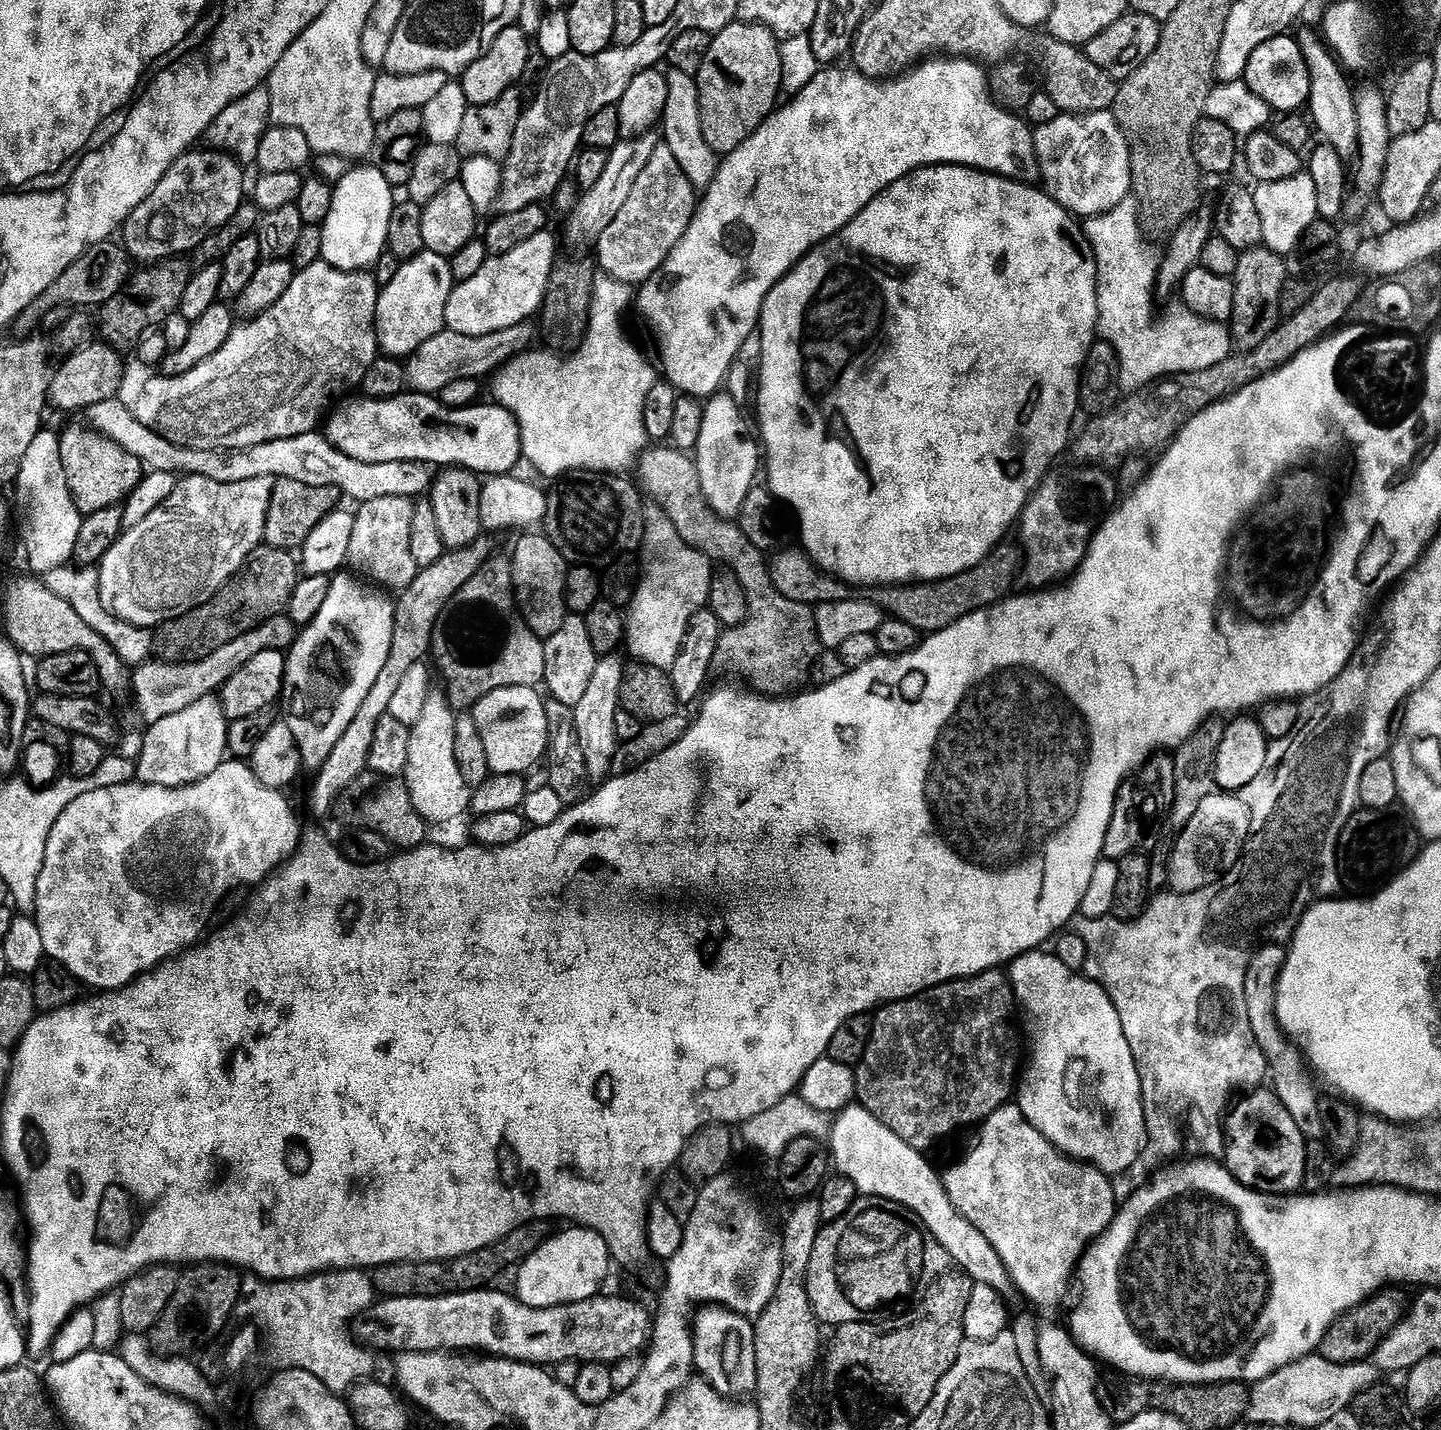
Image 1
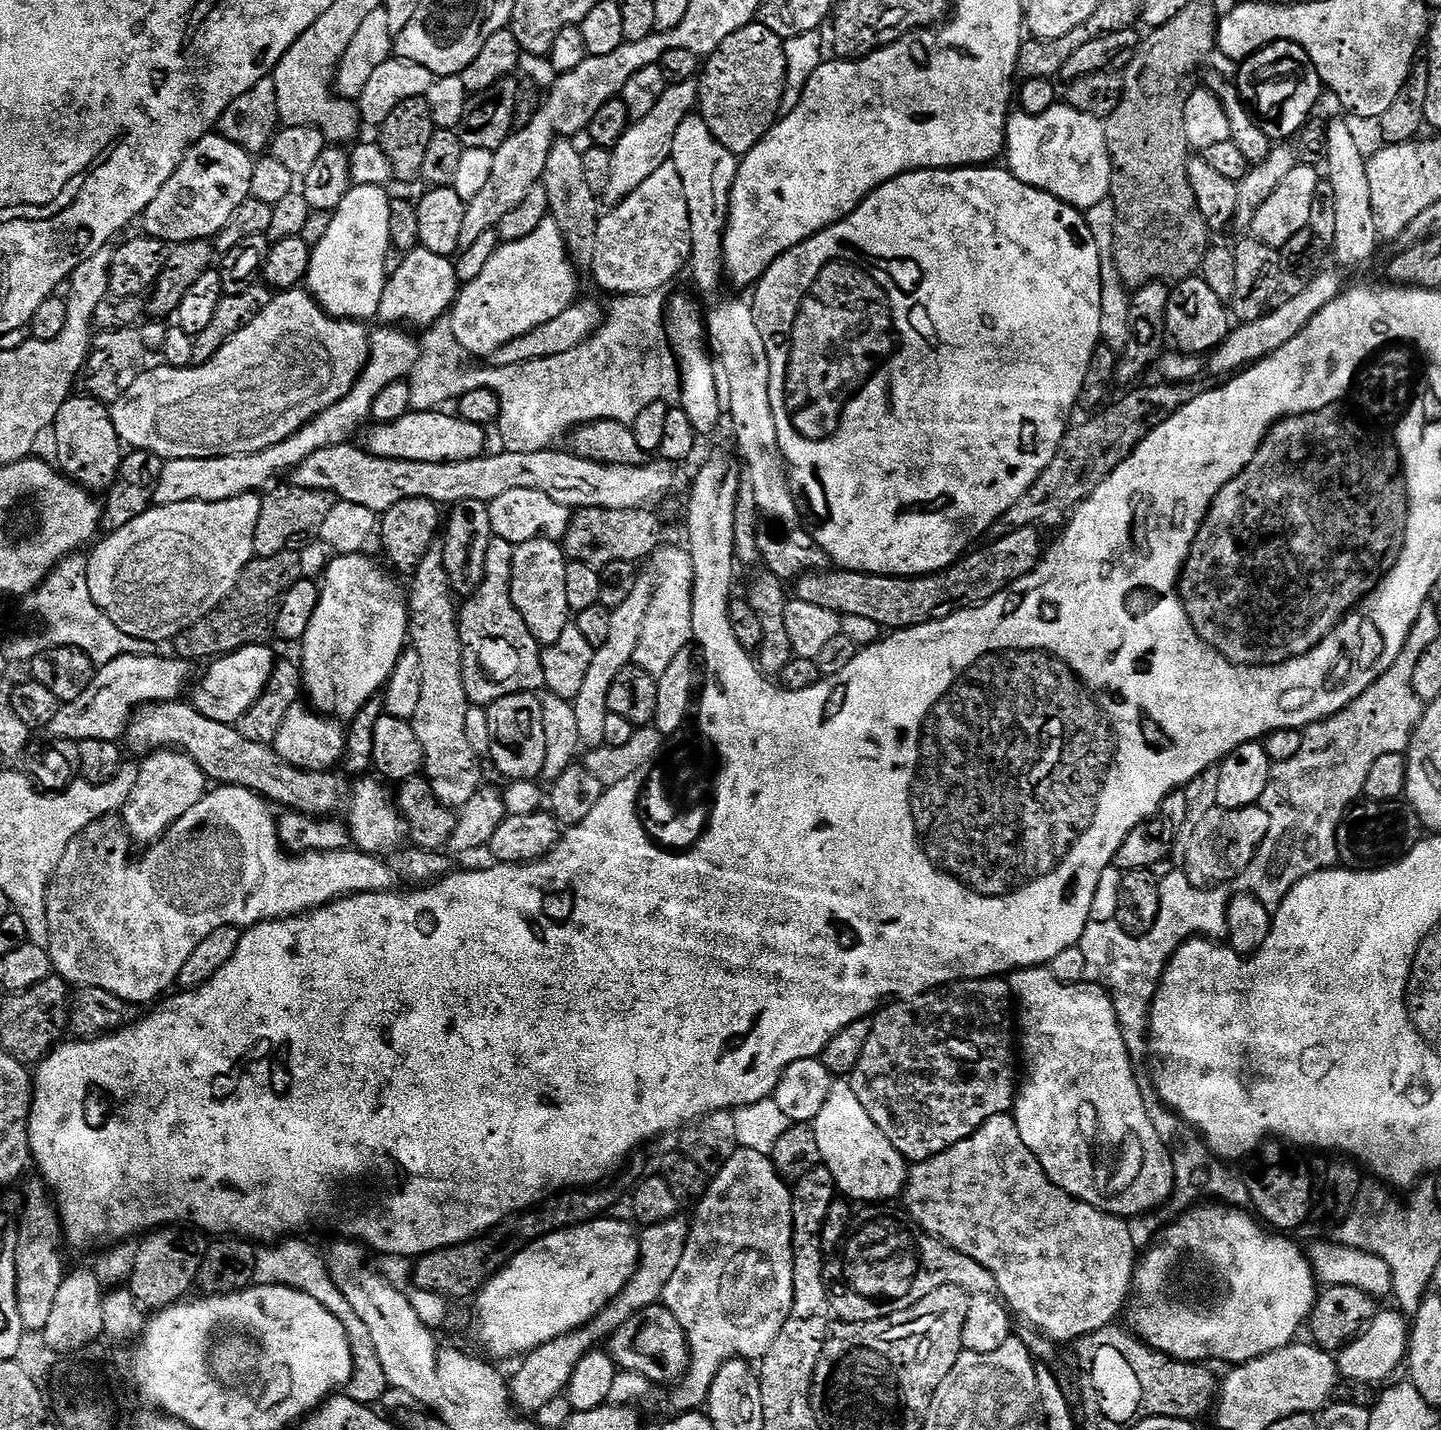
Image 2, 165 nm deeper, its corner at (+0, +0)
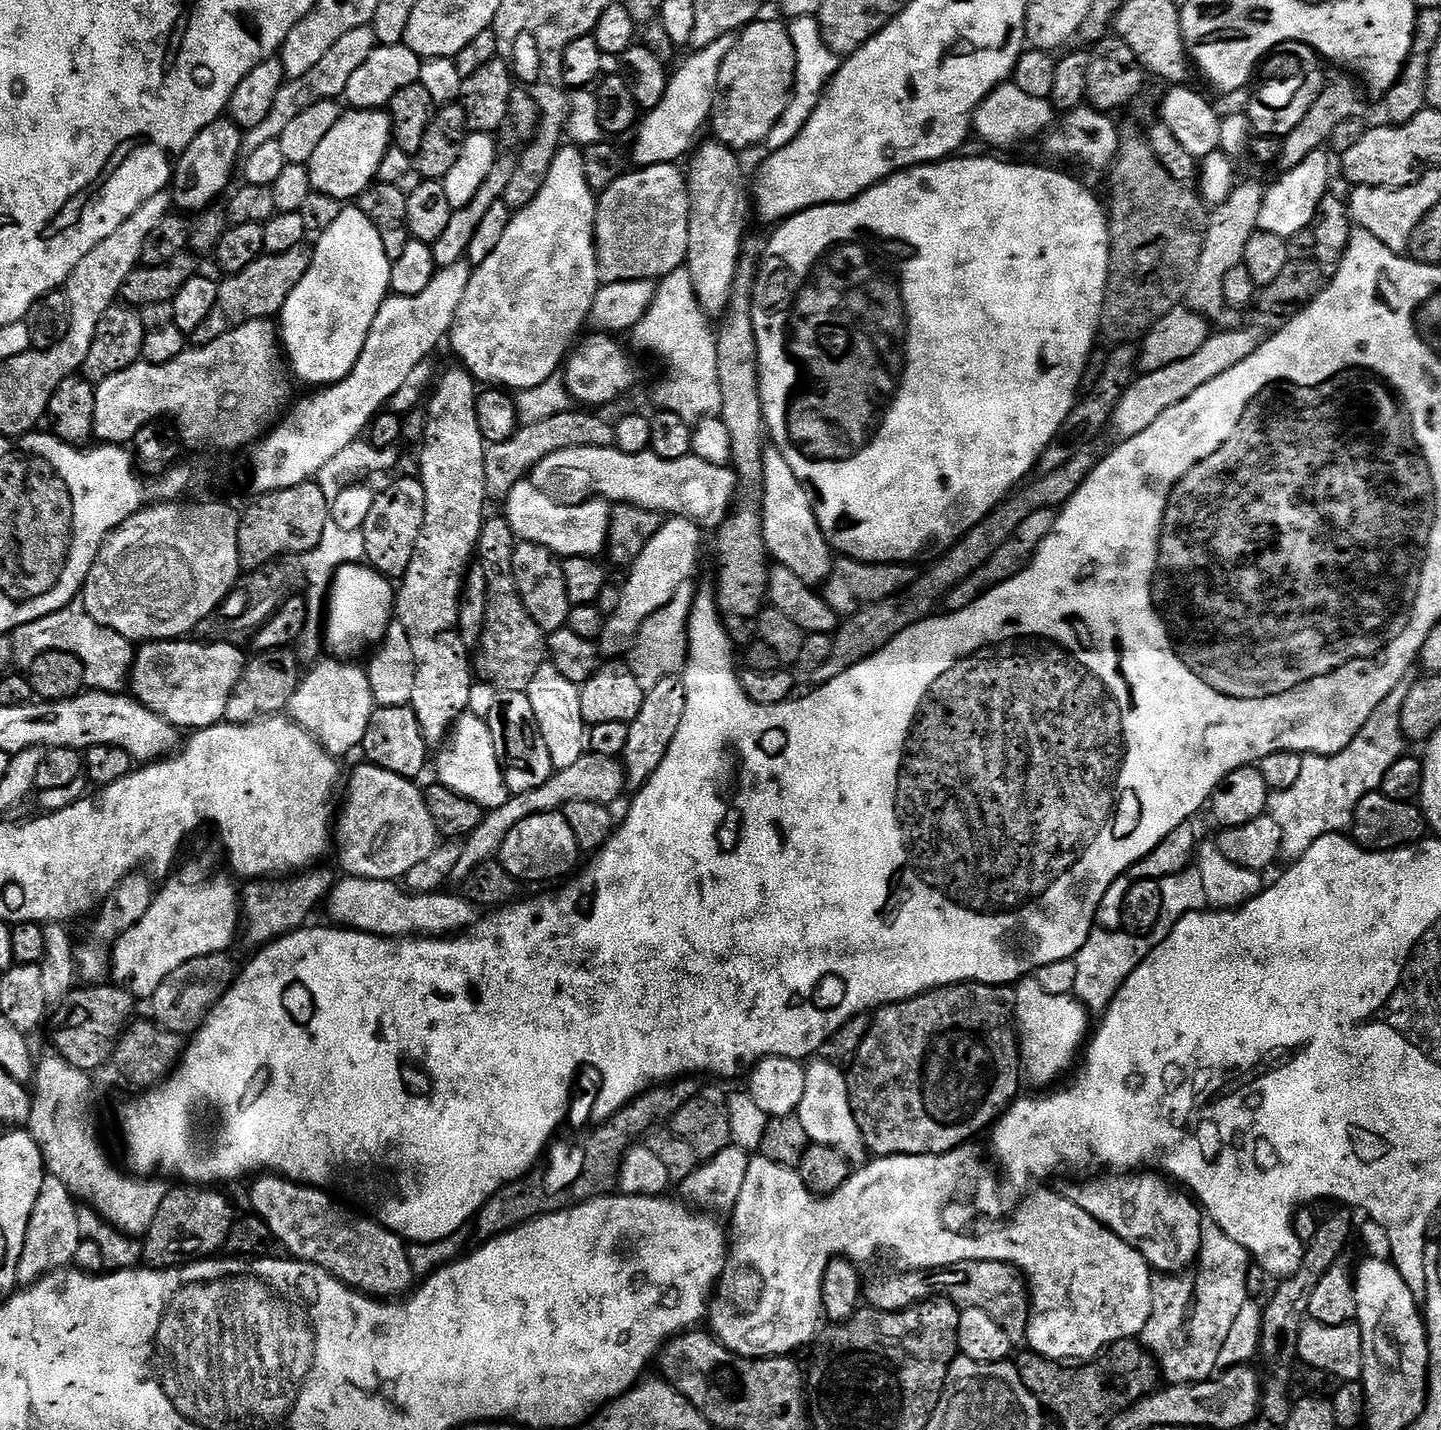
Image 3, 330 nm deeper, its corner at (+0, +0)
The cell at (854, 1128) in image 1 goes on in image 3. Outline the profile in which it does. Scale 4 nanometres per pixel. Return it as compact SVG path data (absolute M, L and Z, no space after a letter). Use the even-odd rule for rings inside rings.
M823 1058L813 1059L806 1067L806 1090L802 1093L800 1109L794 1114L802 1122L811 1143L838 1150L853 1165L860 1166L865 1163L864 1139L862 1130L858 1130L854 1110L850 1106L848 1077L845 1069L834 1066Z

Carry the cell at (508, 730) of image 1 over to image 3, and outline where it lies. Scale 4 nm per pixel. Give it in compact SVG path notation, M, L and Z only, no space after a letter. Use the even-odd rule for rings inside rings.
M497 691L494 710L490 710L487 721L494 734L494 742L502 749L510 765L506 772L509 793L534 790L552 777L554 769L550 746L546 746L546 738L542 738L542 730L538 726L538 718L534 718L534 706L530 706L527 692Z

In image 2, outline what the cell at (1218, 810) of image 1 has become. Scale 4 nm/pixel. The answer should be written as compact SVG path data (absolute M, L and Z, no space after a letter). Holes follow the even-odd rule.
M1262 806L1251 808L1209 807L1196 824L1188 849L1184 852L1182 871L1193 886L1207 890L1213 886L1227 885L1227 880L1239 877L1250 866L1256 848L1262 846L1270 830L1270 818Z

